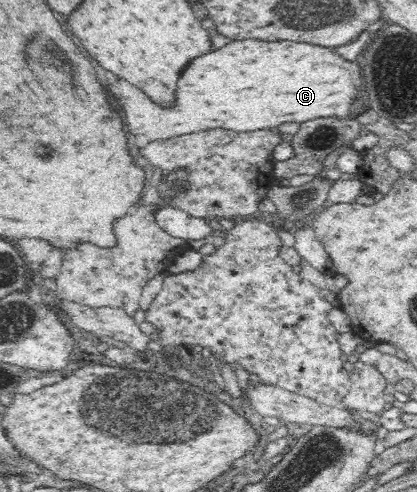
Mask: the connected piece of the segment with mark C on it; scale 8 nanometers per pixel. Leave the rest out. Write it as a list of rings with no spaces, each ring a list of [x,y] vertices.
[[[259,39],[231,41],[221,49],[199,55],[185,67],[177,83],[177,99],[171,109],[153,103],[143,91],[133,87],[123,79],[109,81],[105,89],[117,99],[123,109],[125,123],[133,135],[145,135],[151,141],[165,140],[187,133],[199,133],[213,127],[225,127],[233,131],[257,131],[277,127],[281,123],[303,123],[317,117],[345,118],[351,111],[355,97],[363,96],[363,77],[361,67],[353,61],[345,61],[330,47],[315,47],[305,42],[265,43]]]

